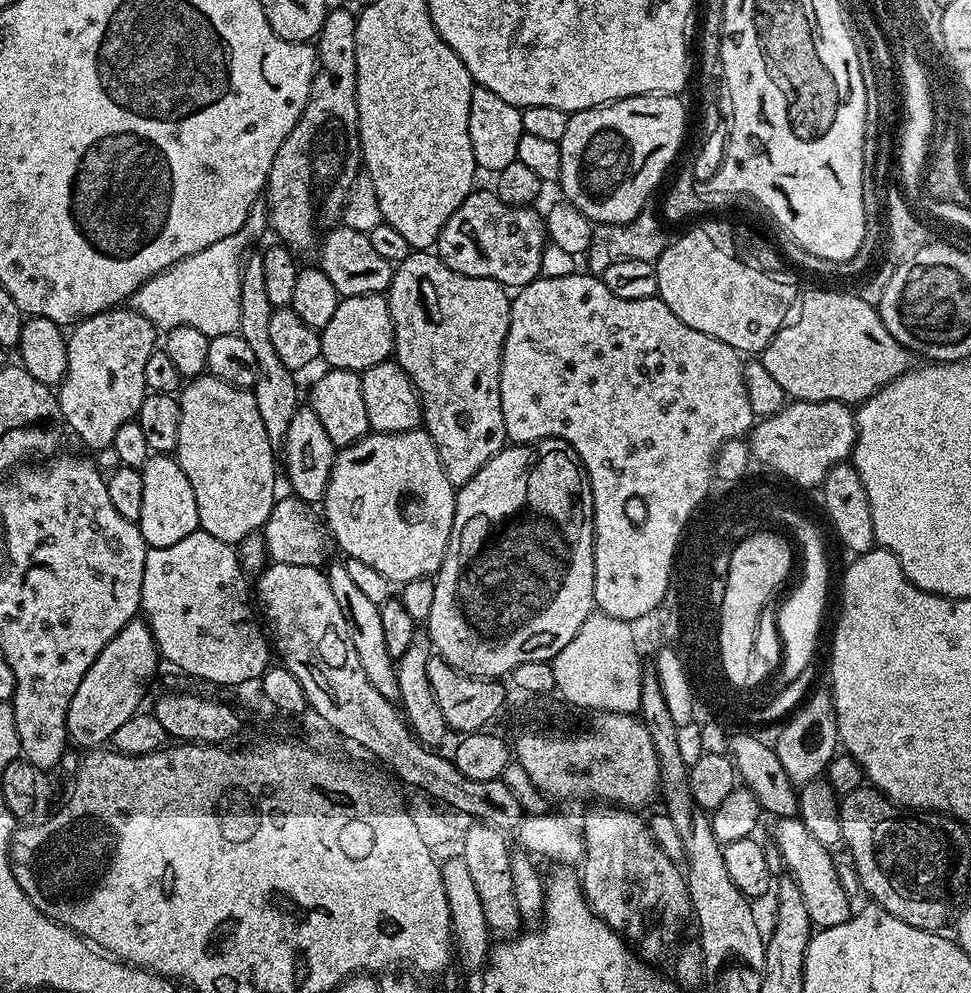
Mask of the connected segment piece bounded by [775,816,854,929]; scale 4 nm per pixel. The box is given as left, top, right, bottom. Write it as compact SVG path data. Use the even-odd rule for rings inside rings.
M781 816L776 824L776 848L784 859L787 875L802 890L802 902L806 902L806 914L810 914L817 929L838 926L853 915L854 908L848 905L848 892L836 873L836 864L832 861L833 853L796 816Z

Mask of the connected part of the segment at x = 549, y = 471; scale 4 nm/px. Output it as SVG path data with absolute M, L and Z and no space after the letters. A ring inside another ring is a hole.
M539 440L536 444L509 443L486 466L470 478L456 494L454 526L439 572L434 577L434 603L426 621L426 635L435 655L468 676L504 678L523 663L551 662L560 650L579 632L586 618L594 612L594 502L584 464L576 451L564 440Z

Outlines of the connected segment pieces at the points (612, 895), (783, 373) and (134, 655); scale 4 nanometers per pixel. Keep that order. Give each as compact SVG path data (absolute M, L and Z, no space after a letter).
M596 806L600 808L592 808L584 816L584 822L582 820L582 831L584 838L584 855L582 859L582 871L579 873L579 878L581 885L584 890L584 899L588 901L589 906L592 907L592 913L598 918L602 918L609 924L614 931L620 933L624 937L625 941L643 959L649 962L656 962L656 959L671 946L676 940L676 935L684 928L684 923L689 923L690 913L692 912L692 899L688 897L688 881L686 879L685 873L682 871L681 865L677 861L671 860L663 852L662 848L656 844L656 840L652 837L649 825L646 823L645 817L642 818L639 815L641 813L636 810L629 810L625 807L619 806Z
M816 288L805 296L803 293L799 297L795 316L783 328L778 329L776 337L765 346L762 353L762 363L767 372L778 381L778 386L782 386L785 397L806 402L833 400L849 406L859 406L880 388L913 367L913 353L900 345L898 338L886 330L879 311L867 305L855 291L827 292L824 288Z
M144 618L131 620L122 626L122 630L106 642L102 654L94 658L94 666L86 670L86 678L82 678L78 690L74 690L74 698L70 698L70 706L66 710L69 741L83 750L96 750L107 745L115 731L141 711L144 687L155 674L156 663L161 663L161 660L155 638Z

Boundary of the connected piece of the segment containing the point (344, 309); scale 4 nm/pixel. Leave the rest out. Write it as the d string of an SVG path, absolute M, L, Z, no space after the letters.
M358 294L345 296L320 333L320 360L328 368L362 373L370 366L389 359L394 352L394 322L390 318L387 295Z

